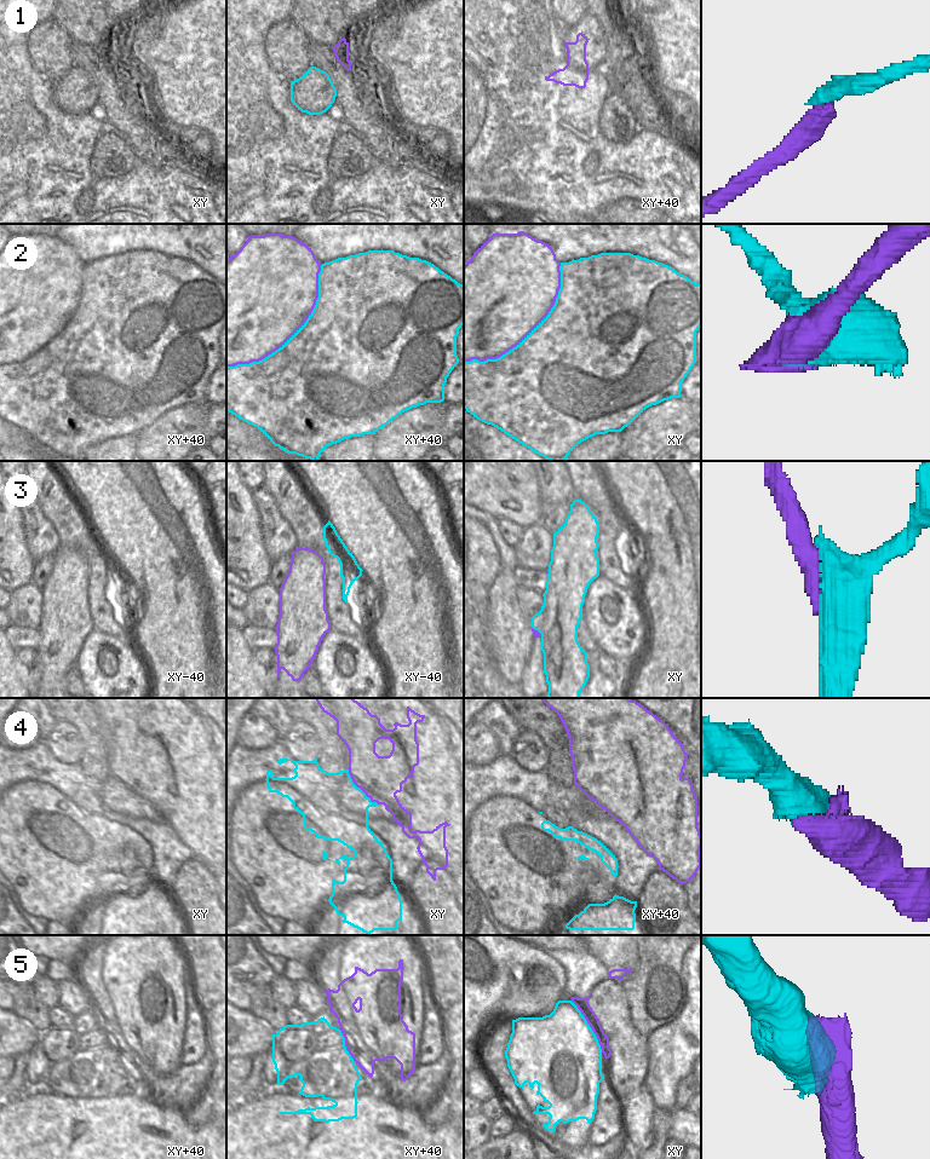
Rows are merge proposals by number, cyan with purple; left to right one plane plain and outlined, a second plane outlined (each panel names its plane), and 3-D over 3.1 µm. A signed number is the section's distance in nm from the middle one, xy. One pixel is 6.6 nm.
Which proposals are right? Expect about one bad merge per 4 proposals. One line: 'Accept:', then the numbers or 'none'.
Accept: 1, 3, 4, 5

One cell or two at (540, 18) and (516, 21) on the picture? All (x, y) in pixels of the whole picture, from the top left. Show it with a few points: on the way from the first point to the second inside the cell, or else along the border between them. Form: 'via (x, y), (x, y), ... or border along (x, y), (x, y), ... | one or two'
border along (528, 12), (524, 27) | two

